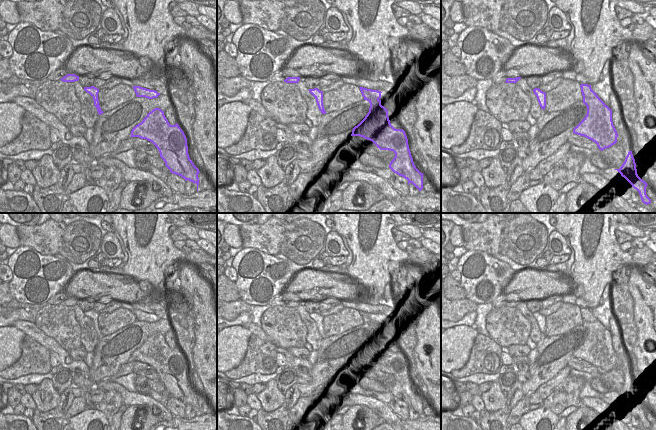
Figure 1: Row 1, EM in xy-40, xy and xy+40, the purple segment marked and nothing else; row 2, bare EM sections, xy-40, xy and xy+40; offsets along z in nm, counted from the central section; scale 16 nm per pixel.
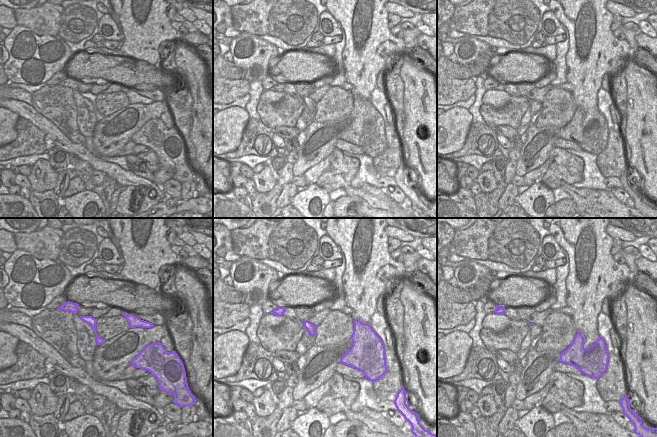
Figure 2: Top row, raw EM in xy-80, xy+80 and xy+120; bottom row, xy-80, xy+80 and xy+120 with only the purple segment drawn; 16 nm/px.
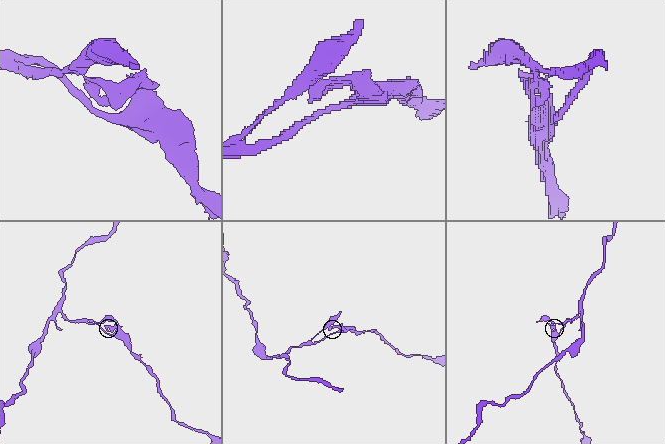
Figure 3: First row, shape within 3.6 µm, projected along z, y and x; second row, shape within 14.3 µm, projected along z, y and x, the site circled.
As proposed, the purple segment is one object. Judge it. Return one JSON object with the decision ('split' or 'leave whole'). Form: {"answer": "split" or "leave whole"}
{"answer": "split"}

